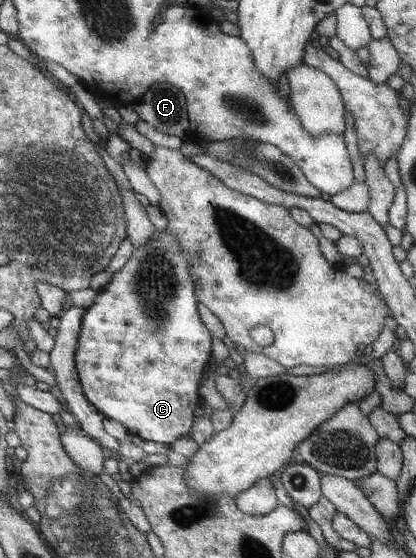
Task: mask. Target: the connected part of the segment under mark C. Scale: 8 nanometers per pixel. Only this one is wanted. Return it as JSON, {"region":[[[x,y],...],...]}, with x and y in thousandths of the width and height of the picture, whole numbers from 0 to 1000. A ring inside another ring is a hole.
{"region":[[[401,409],[322,446],[298,484],[272,491],[257,516],[207,552],[180,631],[204,713],[252,747],[293,758],[317,780],[406,799],[425,787],[454,783],[464,737],[488,722],[476,701],[488,658],[507,643],[512,608],[481,572],[459,468]]]}

